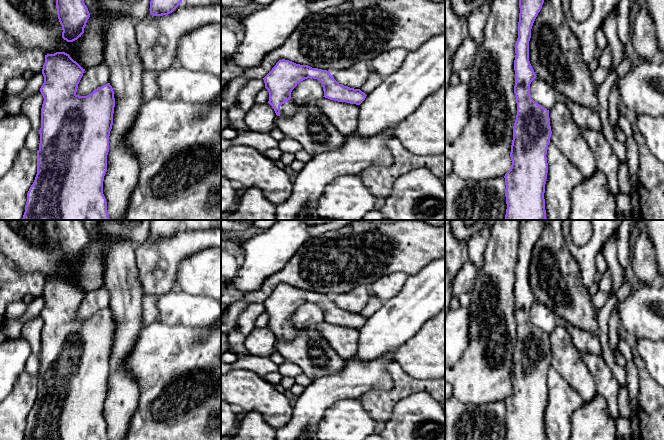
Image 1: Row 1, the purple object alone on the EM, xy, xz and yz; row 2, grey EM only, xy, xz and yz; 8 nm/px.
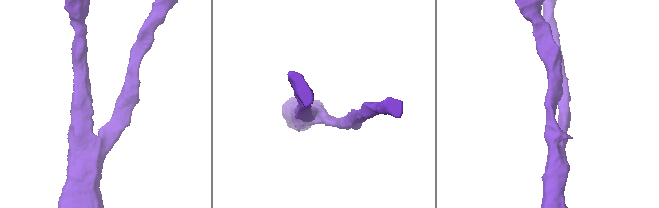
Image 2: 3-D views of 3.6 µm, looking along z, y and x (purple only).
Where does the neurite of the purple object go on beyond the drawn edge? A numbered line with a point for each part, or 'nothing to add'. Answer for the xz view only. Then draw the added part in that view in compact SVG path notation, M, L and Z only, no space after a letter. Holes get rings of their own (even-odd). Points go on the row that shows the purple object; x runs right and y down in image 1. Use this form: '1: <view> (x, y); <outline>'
1: xz (287, 109); M289 99L280 106L280 116L289 118L294 115L296 108L296 104Z

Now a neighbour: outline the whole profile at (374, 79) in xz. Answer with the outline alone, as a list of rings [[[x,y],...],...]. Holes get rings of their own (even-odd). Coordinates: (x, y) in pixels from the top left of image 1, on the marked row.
[[[370,67],[370,75],[365,84],[360,88],[366,95],[371,93],[383,81],[383,77]]]

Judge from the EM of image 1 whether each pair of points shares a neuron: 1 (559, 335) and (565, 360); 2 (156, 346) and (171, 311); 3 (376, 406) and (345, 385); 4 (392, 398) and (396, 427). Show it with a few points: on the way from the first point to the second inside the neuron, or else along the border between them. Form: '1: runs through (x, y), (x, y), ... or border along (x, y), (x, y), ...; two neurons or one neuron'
1: runs through (560, 341), (564, 354); one neuron
2: border along (157, 320), (163, 323), (181, 324), (189, 327); two neurons
3: border along (384, 389), (369, 389), (359, 397); two neurons
4: border along (412, 394), (402, 398), (380, 425); two neurons

